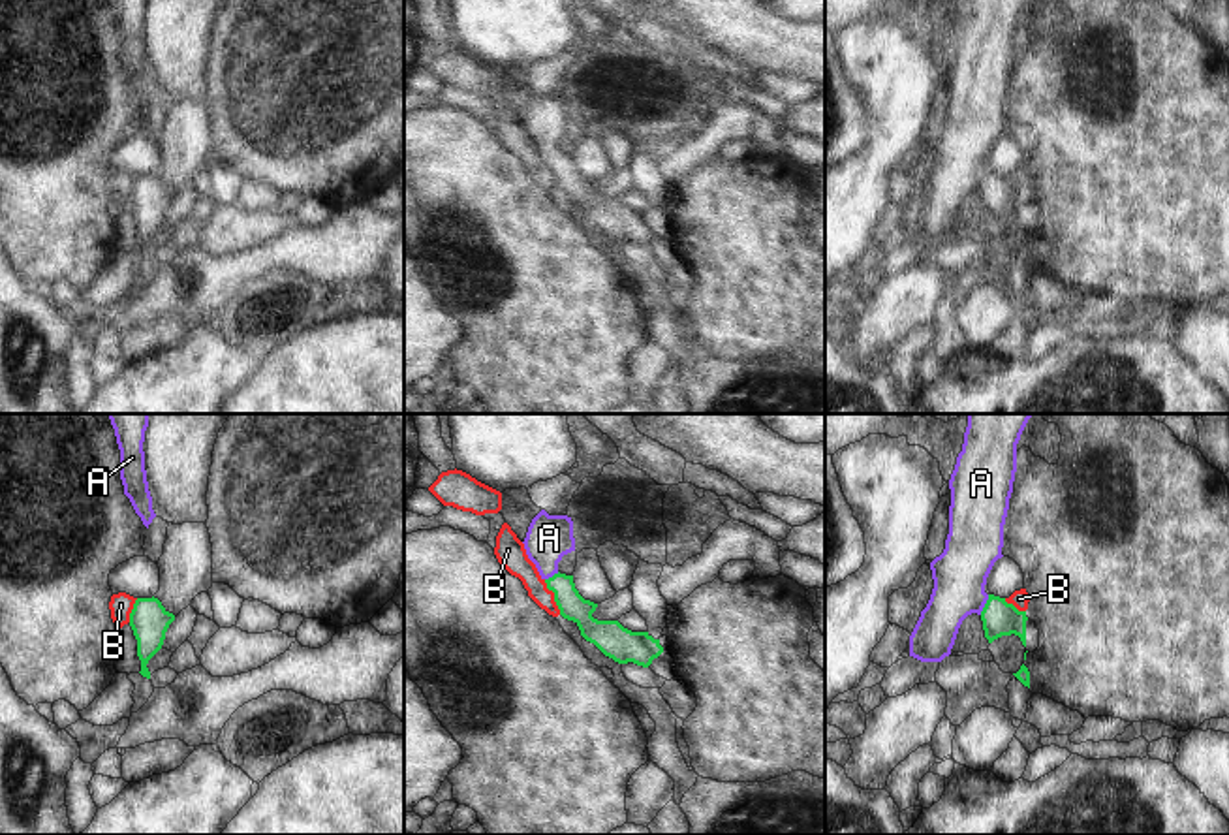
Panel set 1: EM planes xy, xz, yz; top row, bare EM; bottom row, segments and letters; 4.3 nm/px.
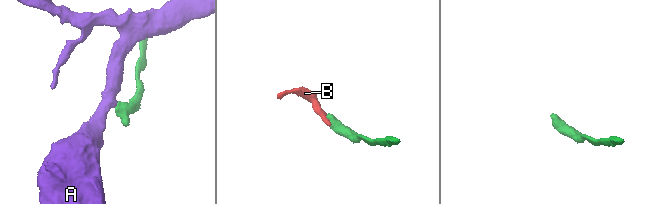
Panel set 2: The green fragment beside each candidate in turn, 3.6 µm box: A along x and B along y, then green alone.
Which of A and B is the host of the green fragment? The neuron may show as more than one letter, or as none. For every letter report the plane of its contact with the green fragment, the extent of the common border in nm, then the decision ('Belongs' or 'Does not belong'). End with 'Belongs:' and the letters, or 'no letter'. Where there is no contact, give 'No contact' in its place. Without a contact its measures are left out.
A: Touches green in yz. Shared border 100 nm. Belongs
B: Touches green in xz. Shared border 170 nm. Does not belong
Belongs: A

